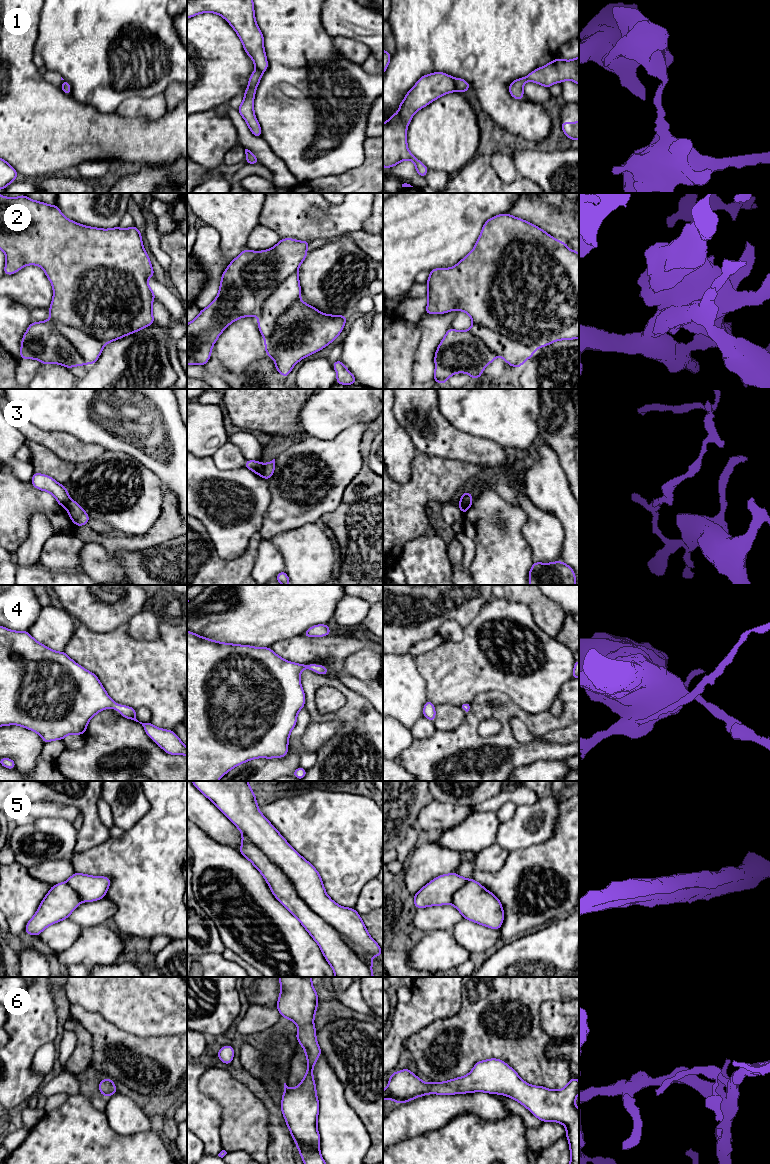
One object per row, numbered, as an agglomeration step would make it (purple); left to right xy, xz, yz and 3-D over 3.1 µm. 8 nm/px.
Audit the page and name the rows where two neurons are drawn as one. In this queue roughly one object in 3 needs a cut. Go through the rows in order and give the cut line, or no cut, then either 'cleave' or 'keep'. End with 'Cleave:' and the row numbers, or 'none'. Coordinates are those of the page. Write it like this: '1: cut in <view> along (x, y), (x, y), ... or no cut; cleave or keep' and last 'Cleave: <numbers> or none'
1: cut in yz along (454, 82), (457, 90); cleave
2: no cut; keep
3: cut in yz along (471, 500), (459, 503); cleave
4: no cut; keep
5: cut in xz along (241, 831), (286, 876), (298, 896), (330, 924), (370, 968); cleave
6: no cut; keep
Cleave: 1, 3, 5

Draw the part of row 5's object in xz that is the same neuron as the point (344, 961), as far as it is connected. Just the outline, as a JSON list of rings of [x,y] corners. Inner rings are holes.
[[[243,833],[239,852],[257,868],[277,900],[300,921],[319,945],[335,977],[374,977],[371,968],[347,945],[336,929],[309,908],[287,876]]]

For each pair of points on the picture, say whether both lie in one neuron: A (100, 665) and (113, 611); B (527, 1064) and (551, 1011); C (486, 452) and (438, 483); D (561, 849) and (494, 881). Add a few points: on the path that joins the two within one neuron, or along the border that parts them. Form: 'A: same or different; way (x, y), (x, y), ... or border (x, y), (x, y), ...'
A: different; border (127, 621), (106, 632), (95, 632), (85, 625)
B: different; border (539, 1007), (541, 1028), (551, 1036), (565, 1037)
C: different; border (447, 458), (485, 465), (489, 468)
D: same; way (544, 862), (533, 862), (523, 865), (511, 877)

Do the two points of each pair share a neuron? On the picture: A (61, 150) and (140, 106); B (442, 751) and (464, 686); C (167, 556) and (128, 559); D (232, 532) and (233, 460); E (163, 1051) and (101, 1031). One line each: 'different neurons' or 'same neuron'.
A: different neurons
B: different neurons
C: same neuron
D: different neurons
E: same neuron

